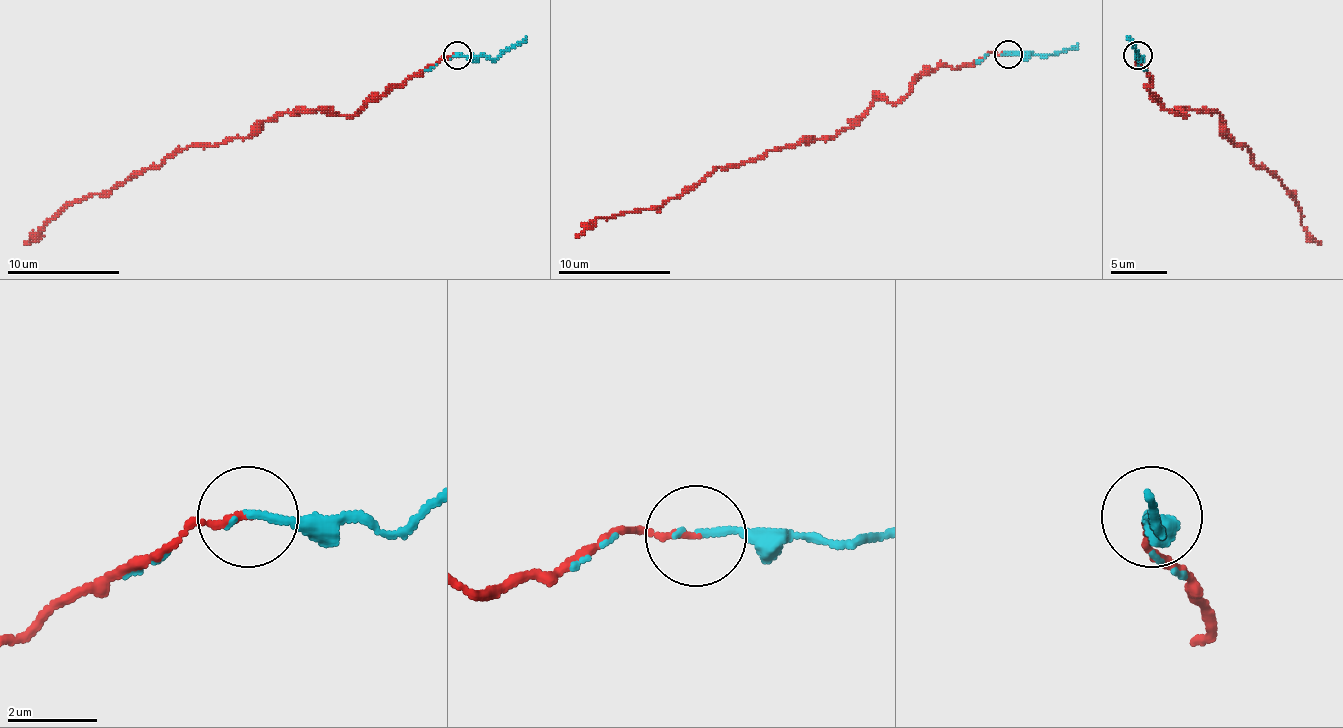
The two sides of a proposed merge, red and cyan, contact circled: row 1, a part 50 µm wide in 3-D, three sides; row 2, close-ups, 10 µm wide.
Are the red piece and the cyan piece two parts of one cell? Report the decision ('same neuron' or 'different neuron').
same neuron

